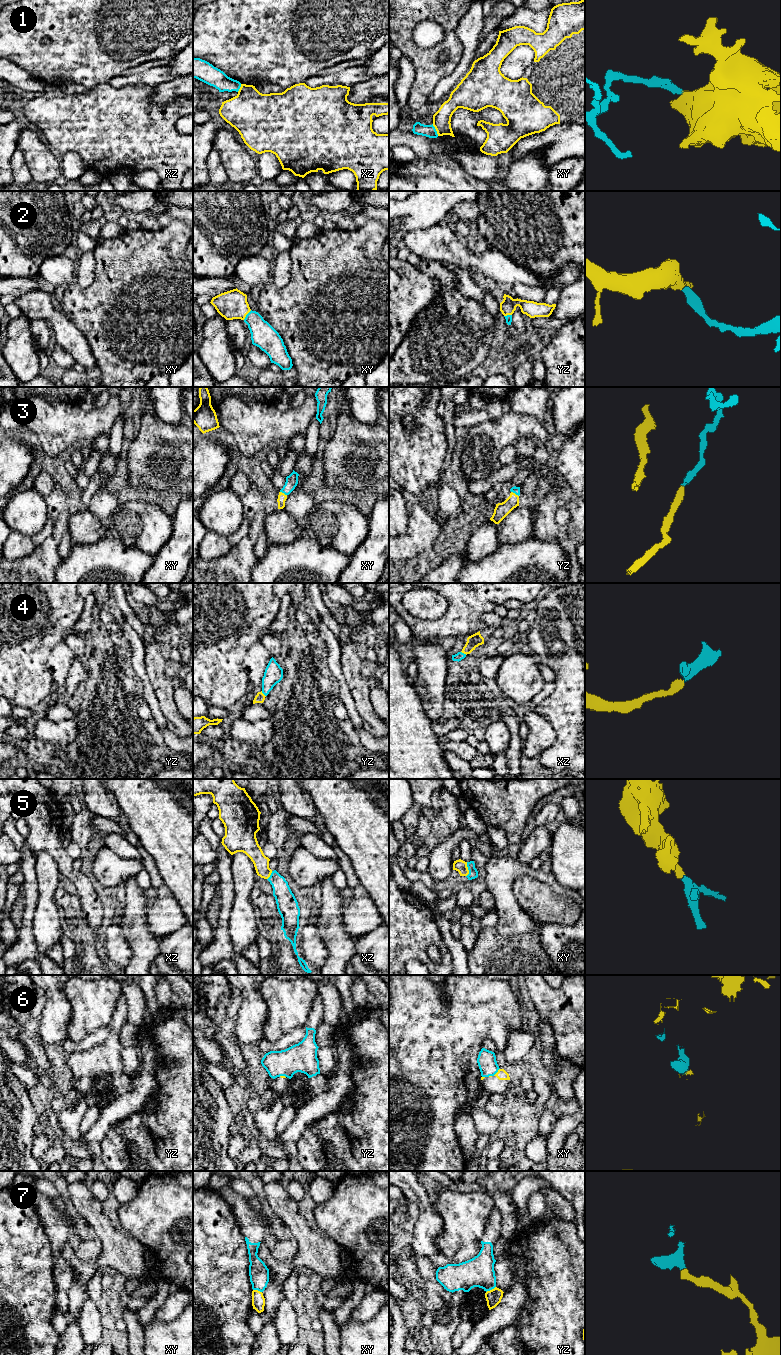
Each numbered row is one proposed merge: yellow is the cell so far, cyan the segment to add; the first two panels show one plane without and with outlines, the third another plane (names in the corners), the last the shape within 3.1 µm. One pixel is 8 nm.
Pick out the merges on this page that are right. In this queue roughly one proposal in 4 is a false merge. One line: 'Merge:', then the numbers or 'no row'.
Merge: 2, 3, 4, 5, 7

